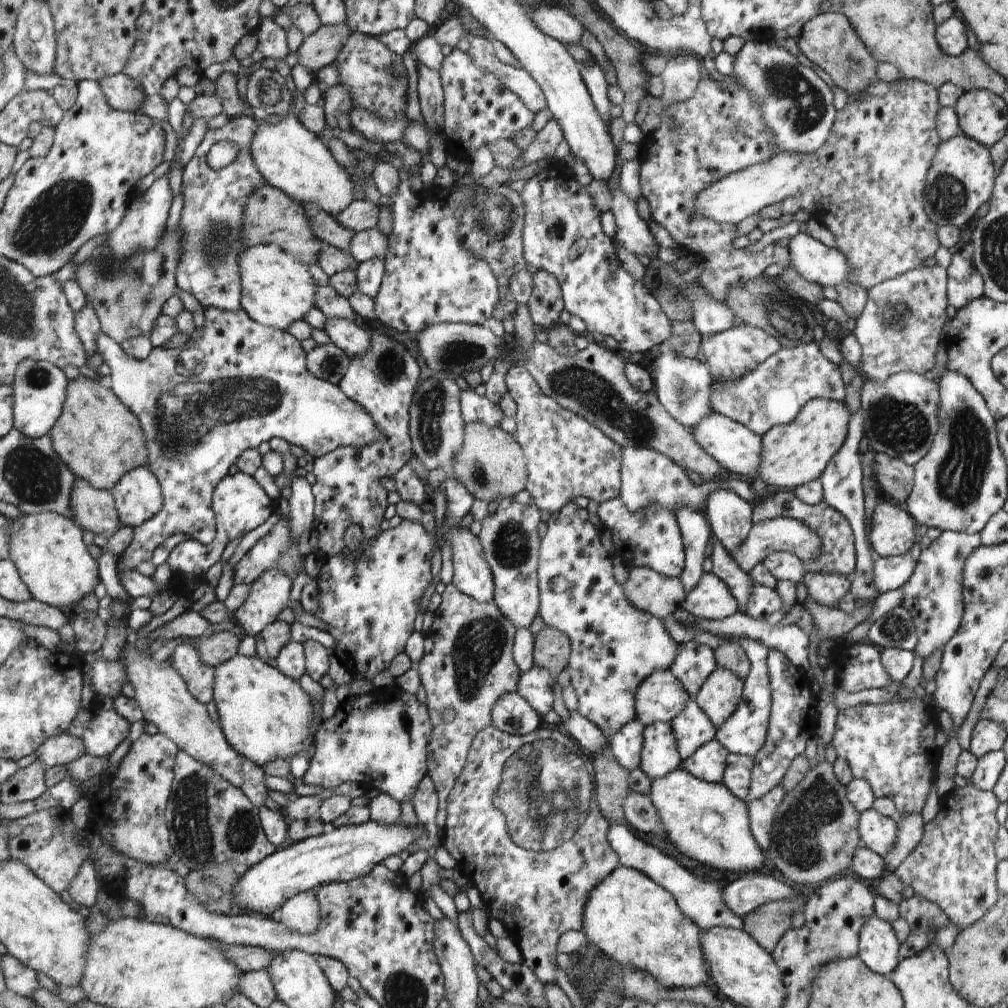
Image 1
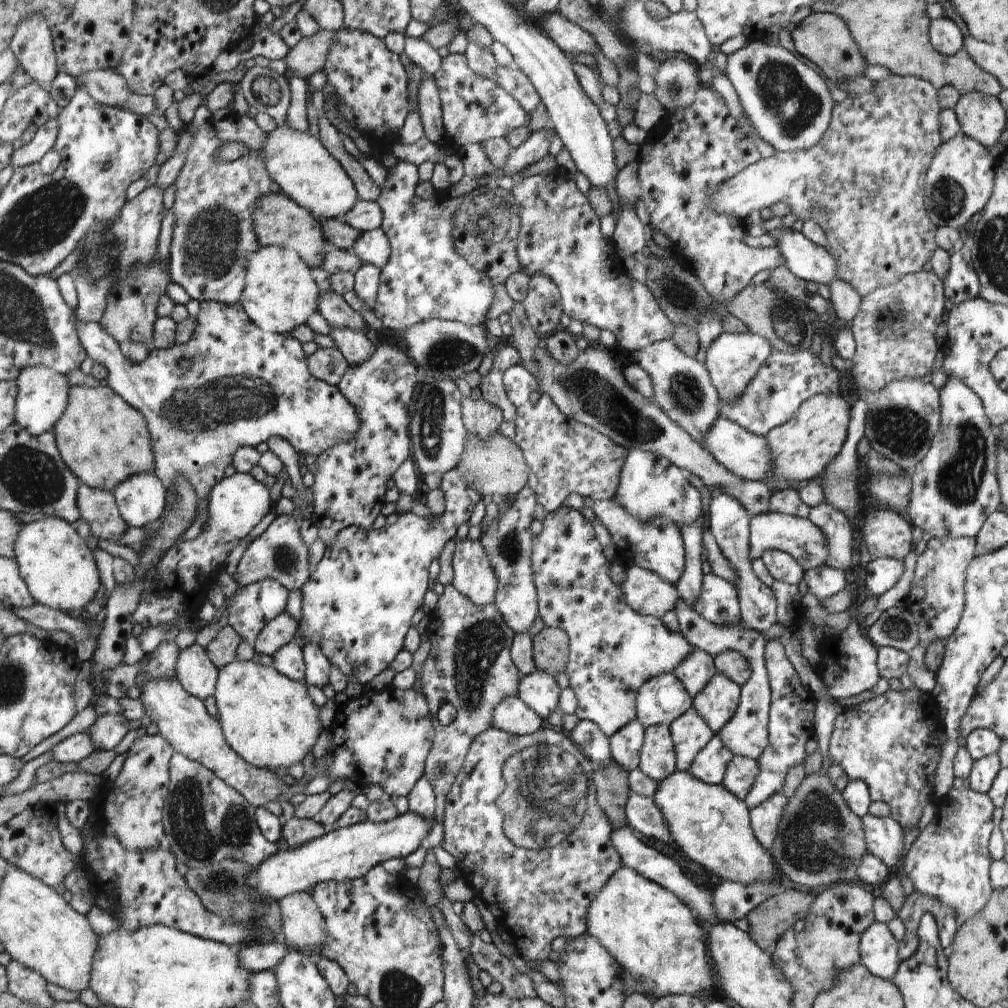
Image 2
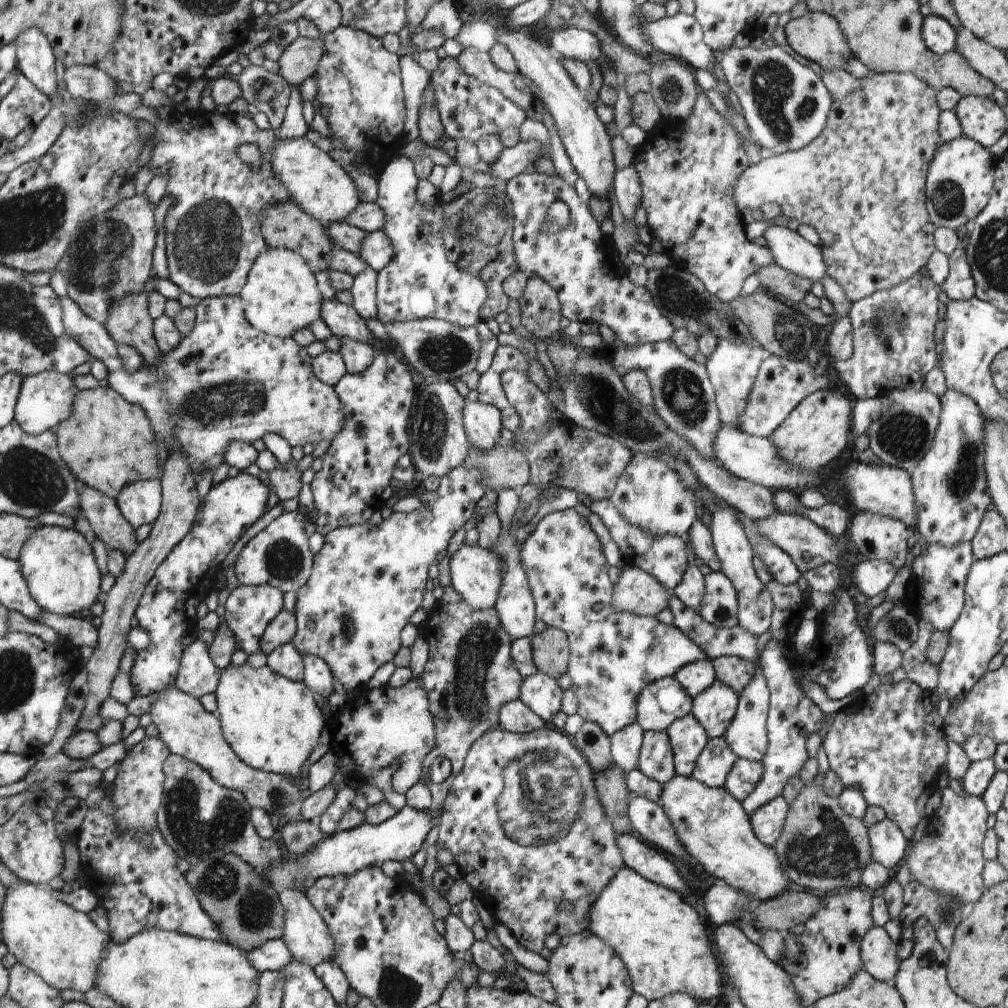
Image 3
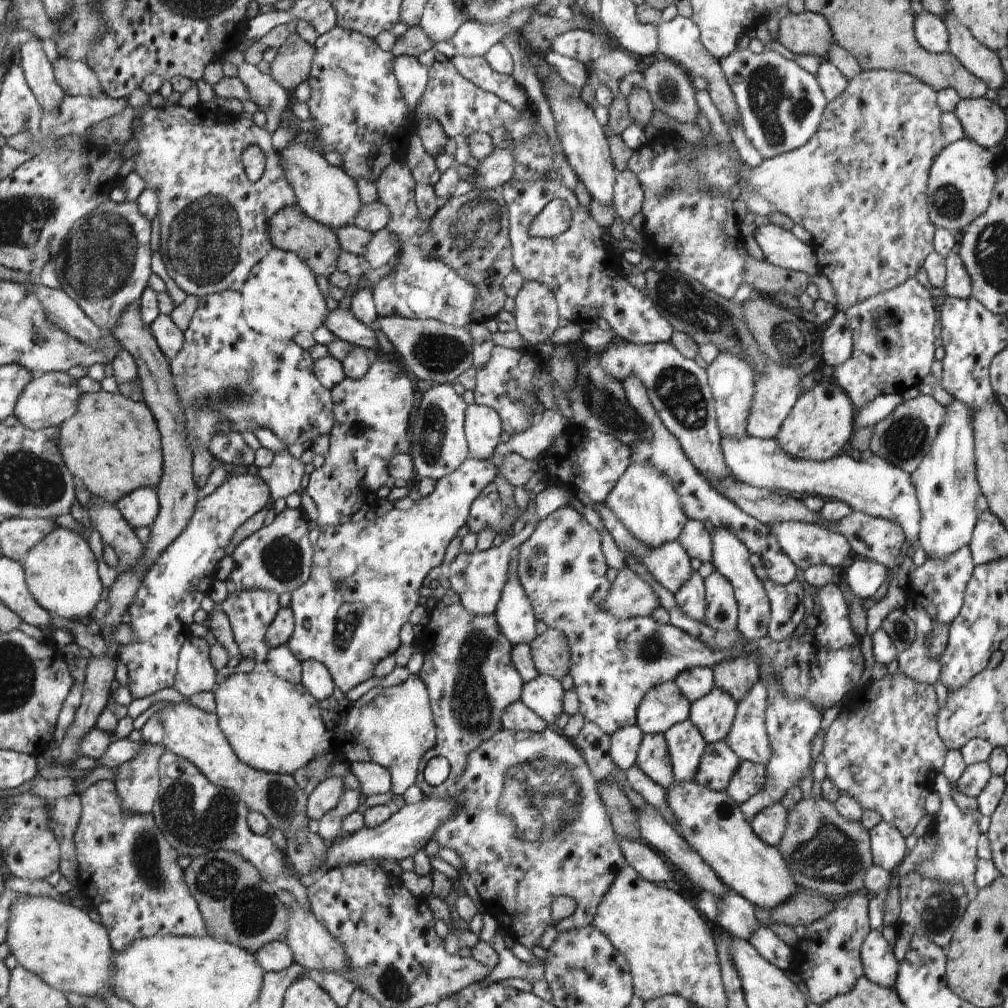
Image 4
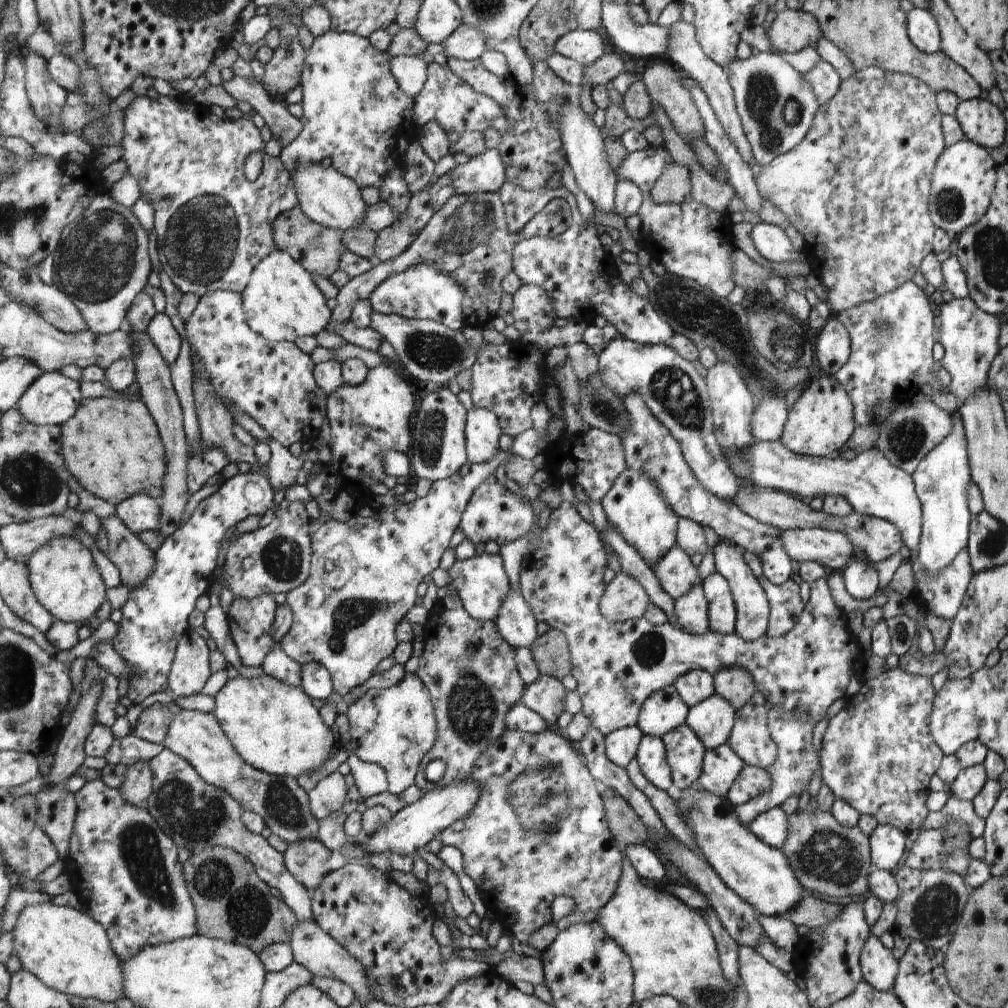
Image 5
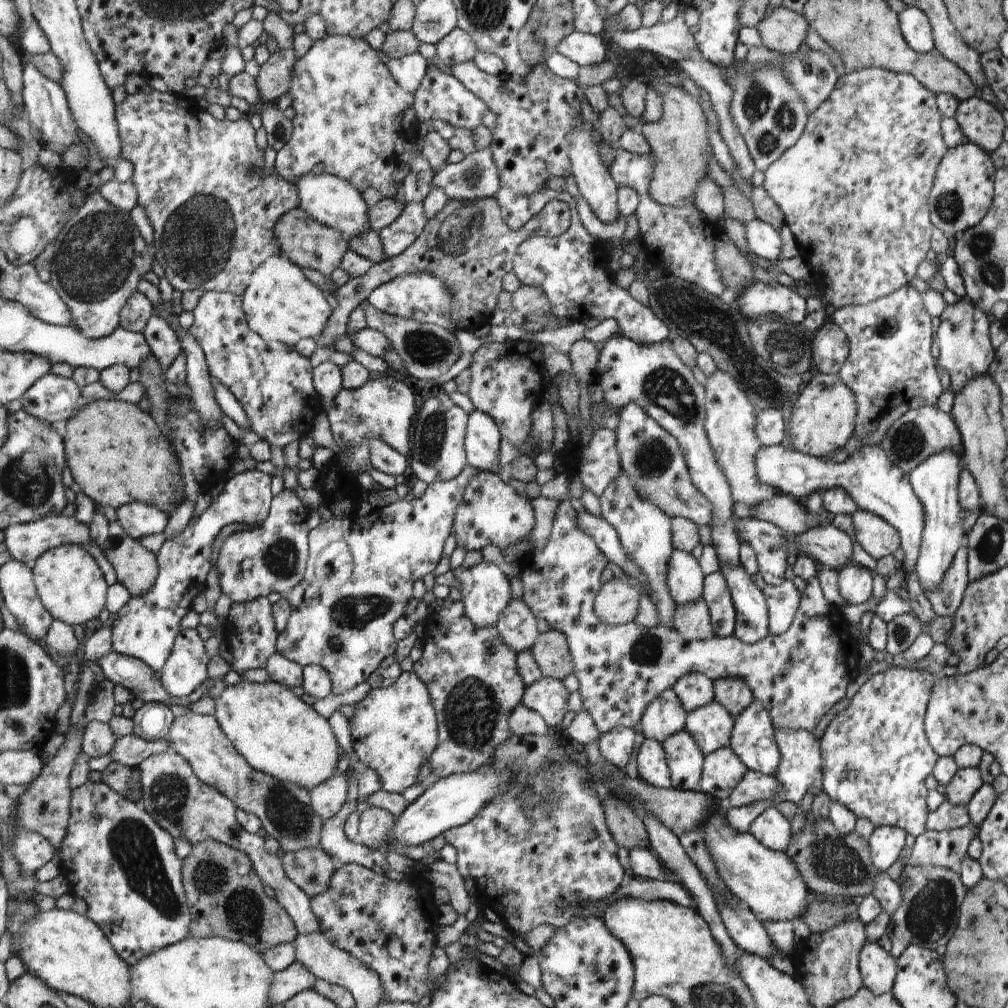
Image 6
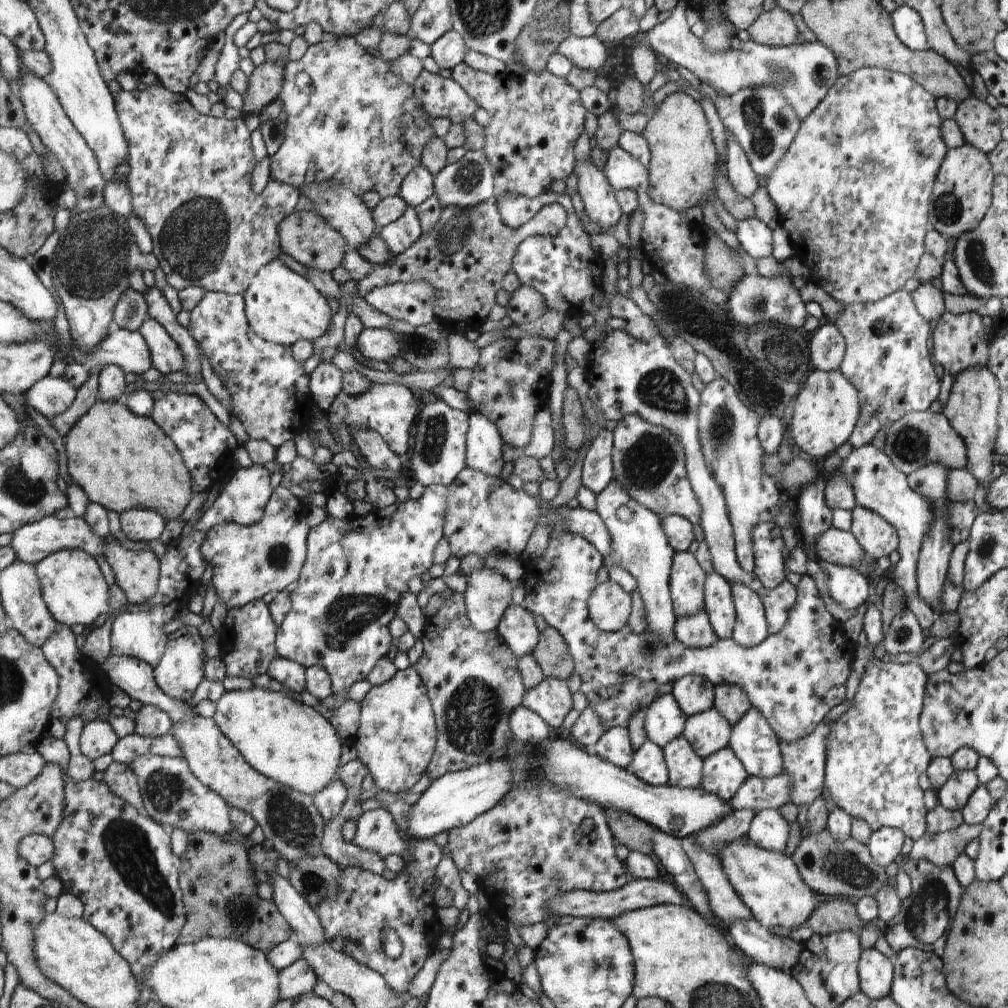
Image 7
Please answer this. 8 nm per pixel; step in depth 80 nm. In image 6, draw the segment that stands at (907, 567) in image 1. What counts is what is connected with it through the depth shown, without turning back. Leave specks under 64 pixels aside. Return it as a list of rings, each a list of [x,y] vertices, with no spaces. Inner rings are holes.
[[[858,563],[838,571],[838,592],[848,606],[862,604],[872,596],[875,575],[875,572]]]

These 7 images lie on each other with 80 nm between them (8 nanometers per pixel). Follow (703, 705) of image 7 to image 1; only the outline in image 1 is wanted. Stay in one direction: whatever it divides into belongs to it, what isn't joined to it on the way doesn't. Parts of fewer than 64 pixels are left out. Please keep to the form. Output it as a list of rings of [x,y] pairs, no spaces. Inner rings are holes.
[[[688,641],[681,645],[678,656],[671,666],[671,673],[675,675],[694,700],[704,681],[718,666],[715,661],[715,651],[708,645],[696,641]]]

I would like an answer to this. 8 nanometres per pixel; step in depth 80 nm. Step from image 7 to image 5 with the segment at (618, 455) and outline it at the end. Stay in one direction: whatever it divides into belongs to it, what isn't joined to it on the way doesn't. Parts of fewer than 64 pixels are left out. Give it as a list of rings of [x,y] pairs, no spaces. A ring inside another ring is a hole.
[[[628,393],[622,399],[628,410],[628,428],[624,436],[627,467],[650,474],[667,496],[668,504],[679,517],[694,520],[702,527],[710,526],[720,540],[727,539],[735,543],[743,551],[758,556],[763,564],[763,577],[778,586],[792,578],[792,560],[784,551],[781,531],[774,526],[759,522],[745,514],[734,502],[724,502],[718,495],[712,494],[692,471],[690,464],[684,459],[682,446],[670,431],[652,414],[642,394]]]

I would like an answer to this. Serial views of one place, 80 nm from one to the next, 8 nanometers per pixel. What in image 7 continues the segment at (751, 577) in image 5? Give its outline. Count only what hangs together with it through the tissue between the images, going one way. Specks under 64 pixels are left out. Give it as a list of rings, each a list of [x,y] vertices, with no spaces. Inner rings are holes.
[[[731,583],[734,592],[736,620],[734,639],[740,646],[750,648],[759,645],[770,636],[763,600],[750,587]]]

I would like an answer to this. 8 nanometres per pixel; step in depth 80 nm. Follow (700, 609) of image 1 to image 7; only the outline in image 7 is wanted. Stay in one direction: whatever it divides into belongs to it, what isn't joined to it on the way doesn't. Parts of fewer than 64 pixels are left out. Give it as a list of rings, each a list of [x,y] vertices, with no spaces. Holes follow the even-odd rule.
[[[716,572],[707,574],[704,596],[705,611],[709,614],[715,633],[720,639],[734,637],[737,614],[731,583]]]

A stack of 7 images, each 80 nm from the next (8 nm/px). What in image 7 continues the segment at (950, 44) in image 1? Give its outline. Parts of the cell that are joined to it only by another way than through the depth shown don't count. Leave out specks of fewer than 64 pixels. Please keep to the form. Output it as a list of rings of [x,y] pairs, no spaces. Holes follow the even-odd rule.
[[[901,5],[891,13],[894,32],[900,42],[911,51],[926,51],[928,48],[927,36],[921,16],[908,5]]]

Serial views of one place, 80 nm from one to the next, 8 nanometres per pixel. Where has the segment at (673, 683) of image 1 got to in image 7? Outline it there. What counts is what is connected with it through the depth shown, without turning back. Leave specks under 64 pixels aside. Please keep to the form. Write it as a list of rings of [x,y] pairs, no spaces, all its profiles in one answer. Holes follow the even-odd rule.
[[[672,693],[659,696],[651,702],[646,713],[644,728],[647,739],[663,748],[683,736],[687,717]]]

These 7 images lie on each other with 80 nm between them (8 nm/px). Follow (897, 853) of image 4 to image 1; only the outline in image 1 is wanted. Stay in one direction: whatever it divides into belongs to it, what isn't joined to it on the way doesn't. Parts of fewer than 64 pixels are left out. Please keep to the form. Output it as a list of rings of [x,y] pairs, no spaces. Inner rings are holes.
[[[874,807],[859,813],[858,830],[864,848],[884,858],[895,845],[897,822],[878,814]]]

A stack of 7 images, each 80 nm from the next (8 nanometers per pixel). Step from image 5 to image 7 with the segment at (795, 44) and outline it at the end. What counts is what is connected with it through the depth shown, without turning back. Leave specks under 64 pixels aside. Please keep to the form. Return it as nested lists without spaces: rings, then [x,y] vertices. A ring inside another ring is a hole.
[[[780,7],[762,11],[747,28],[752,41],[768,46],[794,45],[794,18]]]

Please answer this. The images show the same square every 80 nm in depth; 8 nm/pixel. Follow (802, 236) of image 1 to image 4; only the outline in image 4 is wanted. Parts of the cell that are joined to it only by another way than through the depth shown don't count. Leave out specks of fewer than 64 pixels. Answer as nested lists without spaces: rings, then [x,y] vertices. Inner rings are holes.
[[[768,222],[759,226],[753,235],[764,259],[770,264],[791,271],[805,272],[809,277],[820,273],[813,248],[798,240],[791,231]]]

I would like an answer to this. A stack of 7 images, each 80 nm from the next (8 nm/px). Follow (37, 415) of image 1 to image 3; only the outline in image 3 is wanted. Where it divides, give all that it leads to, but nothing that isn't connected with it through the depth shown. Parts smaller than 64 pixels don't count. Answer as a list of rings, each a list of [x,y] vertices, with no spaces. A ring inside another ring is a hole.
[[[44,371],[23,378],[22,388],[19,392],[18,404],[15,406],[16,422],[28,434],[37,435],[45,430],[57,428],[62,421],[66,421],[72,412],[72,405],[78,389],[73,379],[67,374],[58,371]]]

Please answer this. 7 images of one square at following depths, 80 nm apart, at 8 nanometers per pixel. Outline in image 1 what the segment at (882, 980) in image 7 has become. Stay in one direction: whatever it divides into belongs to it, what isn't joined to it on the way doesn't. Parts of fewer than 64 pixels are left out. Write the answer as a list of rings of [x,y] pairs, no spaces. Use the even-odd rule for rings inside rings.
[[[874,914],[859,932],[857,955],[872,972],[887,977],[898,966],[900,945],[891,923]]]

